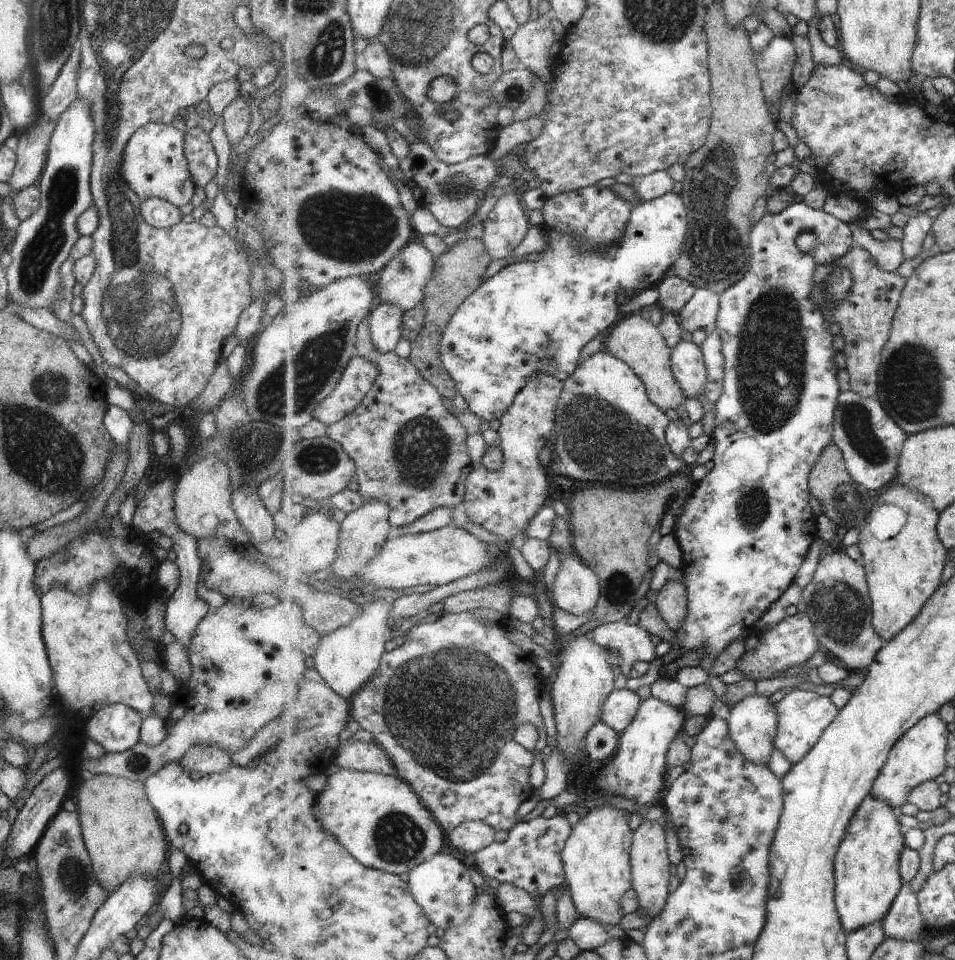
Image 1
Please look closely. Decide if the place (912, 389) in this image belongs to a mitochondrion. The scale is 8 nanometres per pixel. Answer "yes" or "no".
yes

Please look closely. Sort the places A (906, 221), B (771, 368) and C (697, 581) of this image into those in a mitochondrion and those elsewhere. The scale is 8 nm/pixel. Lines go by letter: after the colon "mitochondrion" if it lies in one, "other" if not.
A: other
B: mitochondrion
C: other

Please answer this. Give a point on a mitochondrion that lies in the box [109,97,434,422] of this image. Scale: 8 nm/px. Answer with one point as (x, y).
(348, 227)

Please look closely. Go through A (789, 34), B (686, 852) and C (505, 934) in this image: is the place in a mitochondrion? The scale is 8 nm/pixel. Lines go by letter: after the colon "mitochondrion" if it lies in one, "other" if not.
A: other
B: other
C: other

